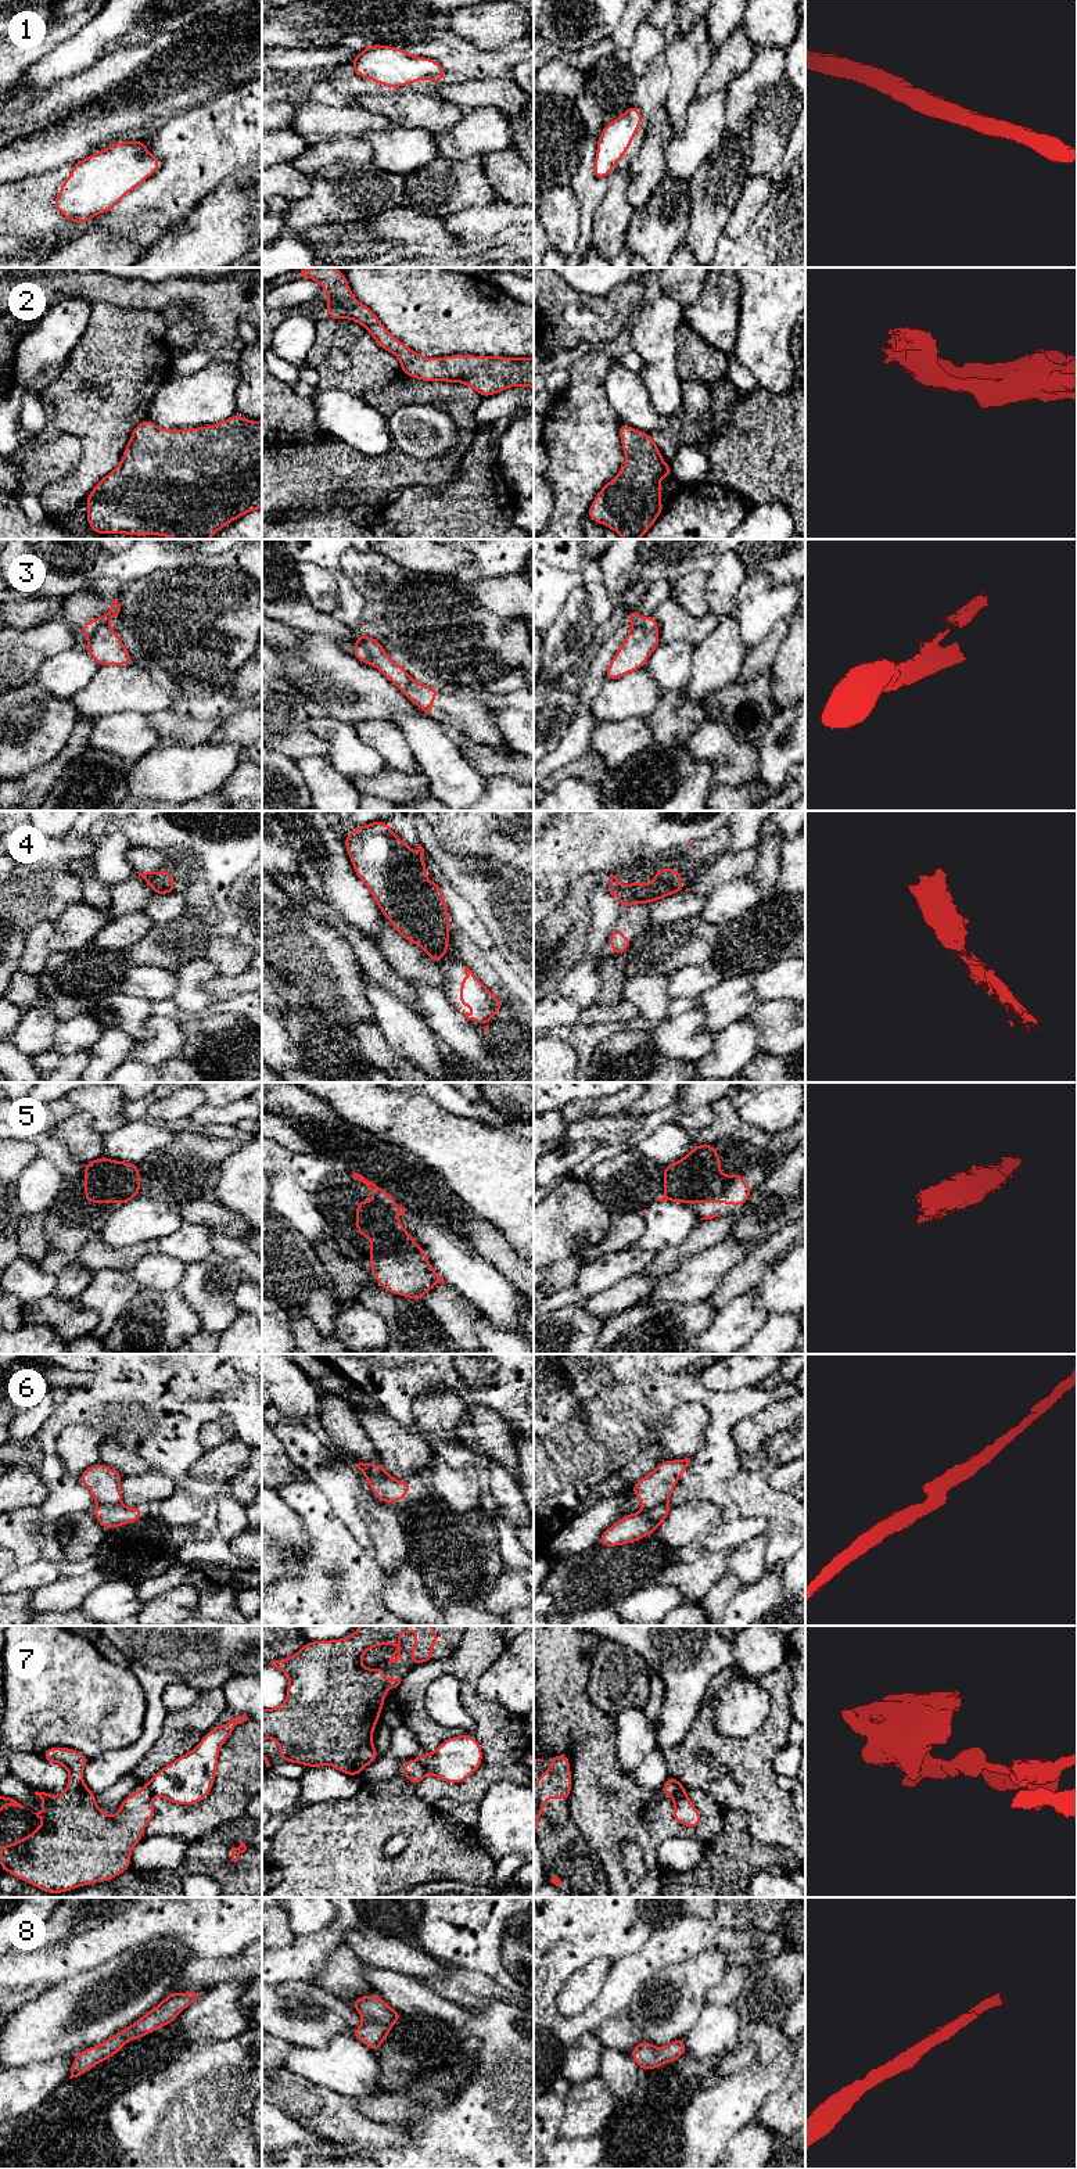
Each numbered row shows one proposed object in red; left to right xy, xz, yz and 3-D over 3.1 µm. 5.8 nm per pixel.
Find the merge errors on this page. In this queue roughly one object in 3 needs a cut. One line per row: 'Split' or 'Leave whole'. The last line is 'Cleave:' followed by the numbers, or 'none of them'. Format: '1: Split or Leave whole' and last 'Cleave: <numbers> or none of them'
1: Leave whole
2: Leave whole
3: Split
4: Split
5: Split
6: Split
7: Split
8: Leave whole
Cleave: 3, 4, 5, 6, 7

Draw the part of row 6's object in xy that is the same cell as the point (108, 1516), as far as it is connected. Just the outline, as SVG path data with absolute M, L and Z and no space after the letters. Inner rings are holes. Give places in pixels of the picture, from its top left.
M119 1502L116 1505L97 1505L93 1509L93 1515L103 1529L110 1530L112 1527L140 1520L144 1511L133 1507L125 1507Z

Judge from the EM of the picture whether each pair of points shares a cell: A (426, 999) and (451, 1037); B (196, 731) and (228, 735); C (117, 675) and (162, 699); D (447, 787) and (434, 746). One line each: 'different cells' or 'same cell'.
A: same cell
B: different cells
C: same cell
D: same cell

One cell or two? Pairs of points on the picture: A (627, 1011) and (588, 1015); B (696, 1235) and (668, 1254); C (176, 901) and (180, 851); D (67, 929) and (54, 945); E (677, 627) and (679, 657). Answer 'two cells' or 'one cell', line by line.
A: one cell
B: one cell
C: two cells
D: one cell
E: two cells

